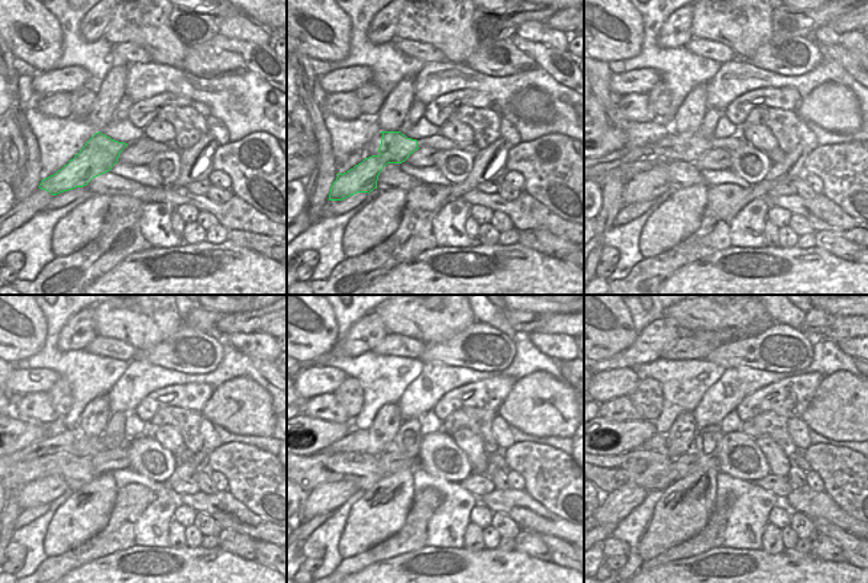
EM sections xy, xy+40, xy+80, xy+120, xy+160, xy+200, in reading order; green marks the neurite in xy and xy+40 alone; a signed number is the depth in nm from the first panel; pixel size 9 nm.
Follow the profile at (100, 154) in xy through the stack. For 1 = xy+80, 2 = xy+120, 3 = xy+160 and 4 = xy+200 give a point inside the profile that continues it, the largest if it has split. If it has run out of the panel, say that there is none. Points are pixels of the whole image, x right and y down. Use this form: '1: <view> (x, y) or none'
1: xy+80 (649, 185)
2: xy+120 (43, 492)
3: xy+160 (325, 498)
4: xy+200 (615, 506)

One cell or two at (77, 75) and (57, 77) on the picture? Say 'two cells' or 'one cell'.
one cell

